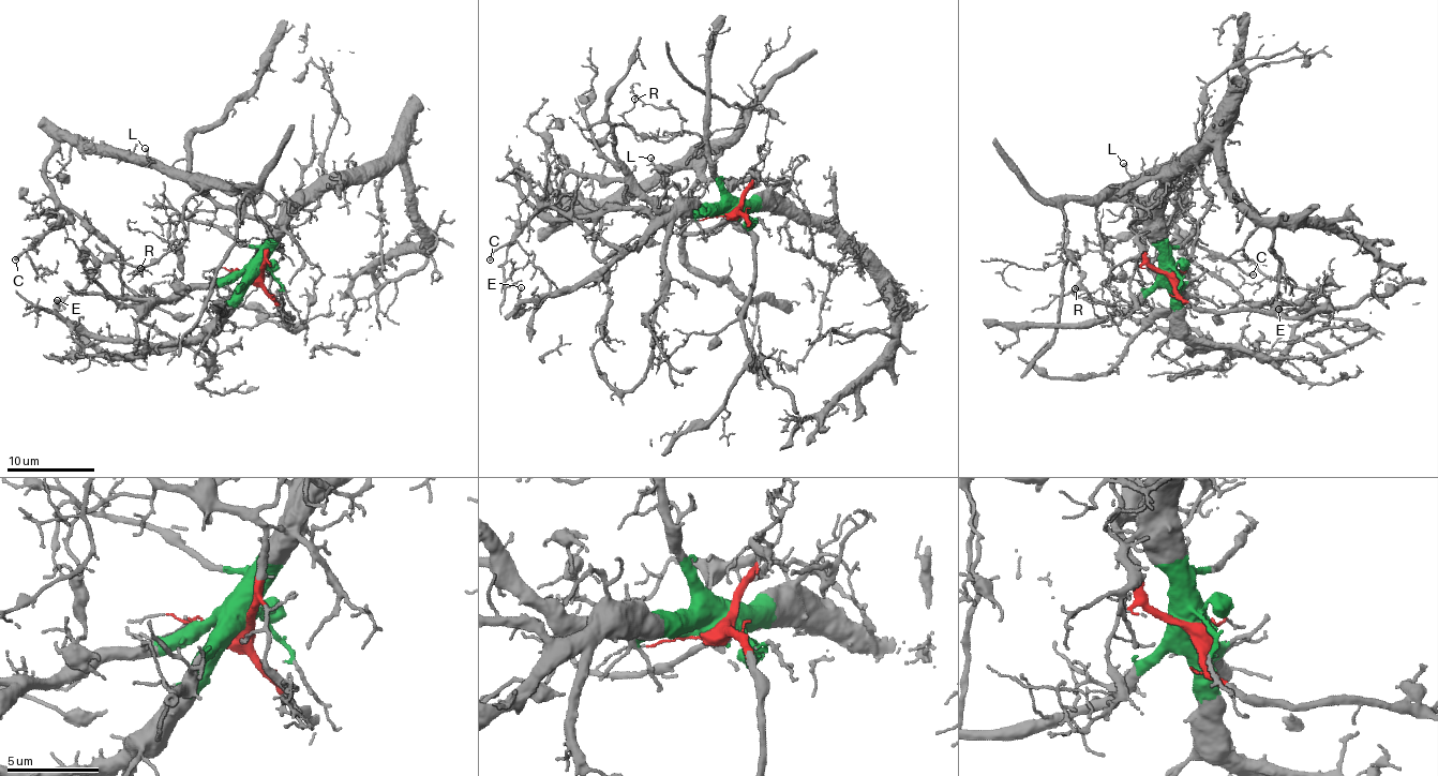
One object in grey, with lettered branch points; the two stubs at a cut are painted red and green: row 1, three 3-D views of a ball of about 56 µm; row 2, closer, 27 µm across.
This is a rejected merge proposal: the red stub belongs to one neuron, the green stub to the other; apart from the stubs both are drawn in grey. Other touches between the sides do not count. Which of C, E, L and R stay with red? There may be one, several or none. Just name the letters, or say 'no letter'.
C, L, R

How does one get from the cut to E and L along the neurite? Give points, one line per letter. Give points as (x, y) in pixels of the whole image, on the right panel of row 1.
E: (1172, 275), (1179, 323), (1198, 340), (1228, 351), (1281, 357), (1292, 327), (1302, 319), (1300, 311), (1278, 309)
L: (1172, 275), (1149, 262), (1134, 226), (1143, 207), (1131, 193), (1136, 177), (1123, 163)

